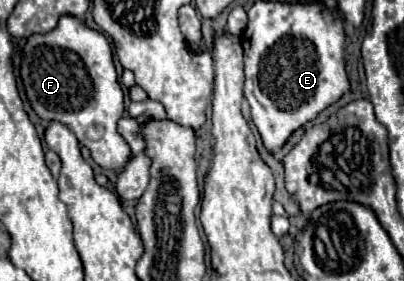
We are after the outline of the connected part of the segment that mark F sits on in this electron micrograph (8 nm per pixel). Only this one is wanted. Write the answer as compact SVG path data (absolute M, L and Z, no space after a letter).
M63 16L55 30L29 36L23 48L21 78L39 118L69 126L103 170L123 172L133 158L125 138L117 132L117 122L125 112L123 90L113 64L111 46L101 32L87 28L73 16Z

